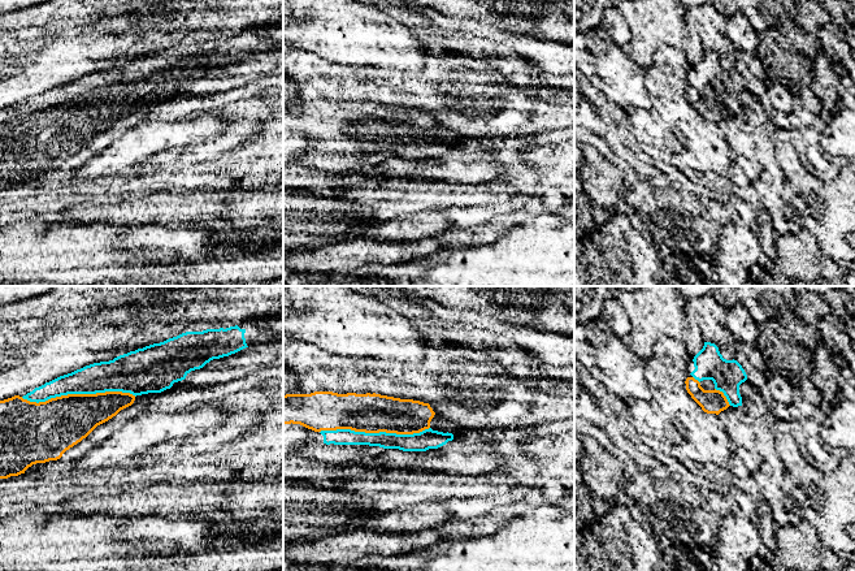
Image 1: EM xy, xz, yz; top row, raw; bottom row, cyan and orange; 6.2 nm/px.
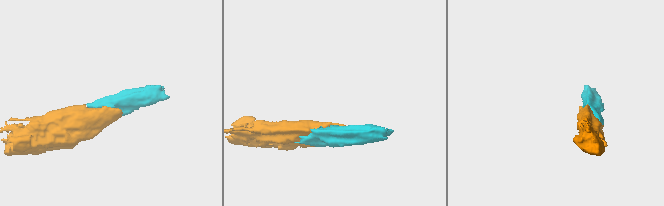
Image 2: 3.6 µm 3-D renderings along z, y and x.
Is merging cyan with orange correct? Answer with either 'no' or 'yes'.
yes

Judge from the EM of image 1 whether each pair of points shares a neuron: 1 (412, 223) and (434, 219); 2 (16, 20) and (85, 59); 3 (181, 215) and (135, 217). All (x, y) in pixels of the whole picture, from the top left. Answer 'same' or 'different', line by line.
1: same
2: different
3: same

